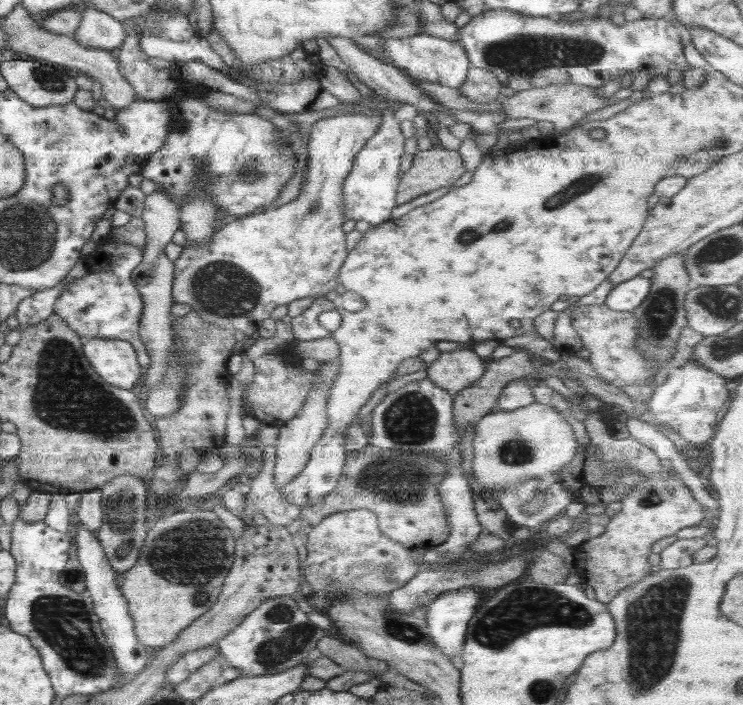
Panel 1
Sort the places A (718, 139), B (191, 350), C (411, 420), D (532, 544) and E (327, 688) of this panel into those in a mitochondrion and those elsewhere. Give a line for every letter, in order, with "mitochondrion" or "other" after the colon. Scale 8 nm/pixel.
A: mitochondrion
B: other
C: mitochondrion
D: other
E: other

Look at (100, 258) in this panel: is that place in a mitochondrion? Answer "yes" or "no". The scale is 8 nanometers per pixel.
no

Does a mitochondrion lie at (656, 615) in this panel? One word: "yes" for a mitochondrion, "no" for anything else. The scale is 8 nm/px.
yes

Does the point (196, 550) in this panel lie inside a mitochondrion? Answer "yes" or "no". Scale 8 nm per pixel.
yes

